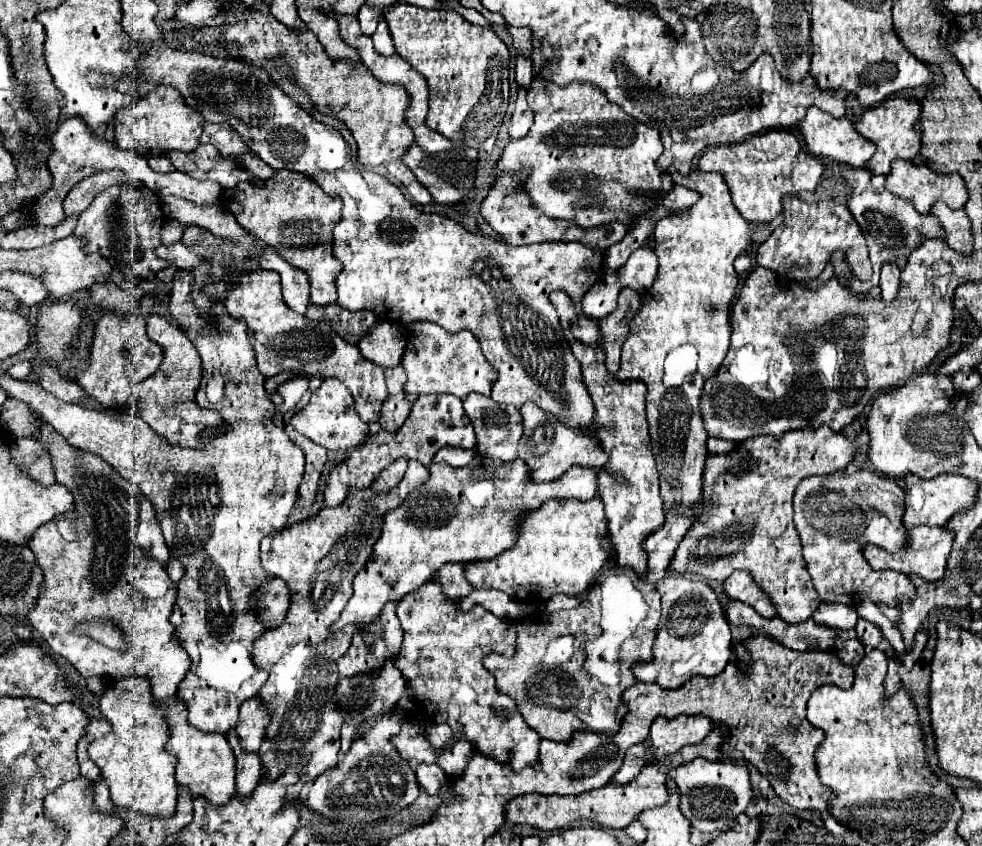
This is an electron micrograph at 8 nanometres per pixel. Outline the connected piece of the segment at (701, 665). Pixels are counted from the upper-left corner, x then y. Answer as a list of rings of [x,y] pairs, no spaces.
[[[672,574],[662,578],[656,588],[662,594],[662,618],[654,642],[654,662],[634,664],[634,676],[672,690],[692,676],[720,674],[732,658],[732,634],[714,590],[706,582]]]

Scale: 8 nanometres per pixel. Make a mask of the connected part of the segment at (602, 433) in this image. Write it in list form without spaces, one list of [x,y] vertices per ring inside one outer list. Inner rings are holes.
[[[552,292],[548,298],[560,316],[564,338],[570,342],[572,354],[582,366],[582,382],[594,402],[592,432],[598,438],[602,450],[610,456],[610,460],[600,472],[600,496],[606,506],[608,534],[616,548],[616,564],[622,568],[632,568],[638,574],[638,578],[646,578],[648,556],[642,548],[642,542],[646,536],[650,536],[654,530],[658,530],[664,524],[660,482],[650,448],[648,422],[646,422],[646,384],[642,380],[612,378],[612,374],[604,364],[606,360],[604,336],[598,334],[598,342],[594,346],[576,340],[572,336],[572,326],[578,324],[578,316],[572,300],[564,292]],[[608,472],[620,472],[626,482],[616,482]]]

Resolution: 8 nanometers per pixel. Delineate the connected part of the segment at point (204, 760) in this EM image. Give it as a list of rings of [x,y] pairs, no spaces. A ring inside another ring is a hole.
[[[170,706],[170,742],[166,750],[178,758],[176,766],[176,780],[184,782],[190,792],[204,794],[210,804],[224,804],[230,802],[234,794],[234,776],[236,776],[236,758],[230,750],[230,744],[222,734],[206,734],[192,726],[186,726],[186,718],[182,718],[182,706]]]

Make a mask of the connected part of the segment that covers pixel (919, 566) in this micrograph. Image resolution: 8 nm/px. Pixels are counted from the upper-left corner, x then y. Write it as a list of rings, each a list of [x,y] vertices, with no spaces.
[[[916,526],[910,530],[910,546],[906,550],[902,550],[902,554],[892,556],[876,546],[866,546],[864,554],[874,570],[896,570],[896,572],[904,572],[904,574],[916,574],[926,582],[936,582],[936,580],[944,578],[952,542],[954,542],[954,534],[950,530],[942,530],[938,526]]]

